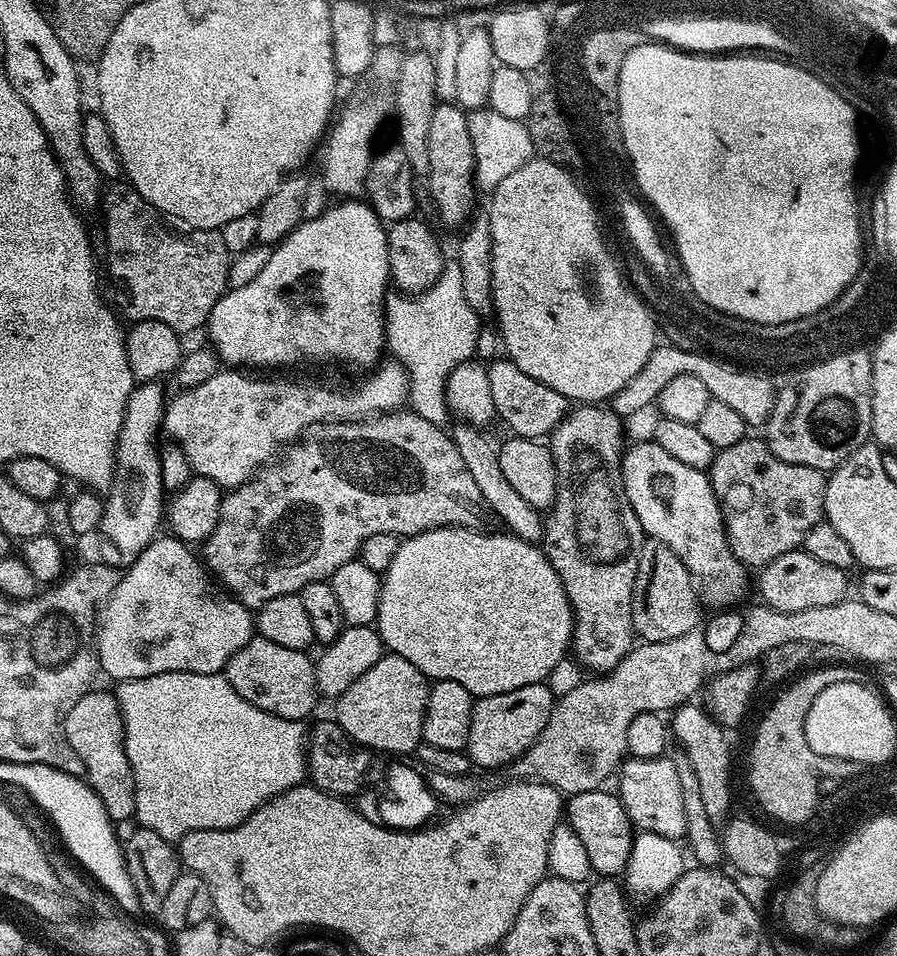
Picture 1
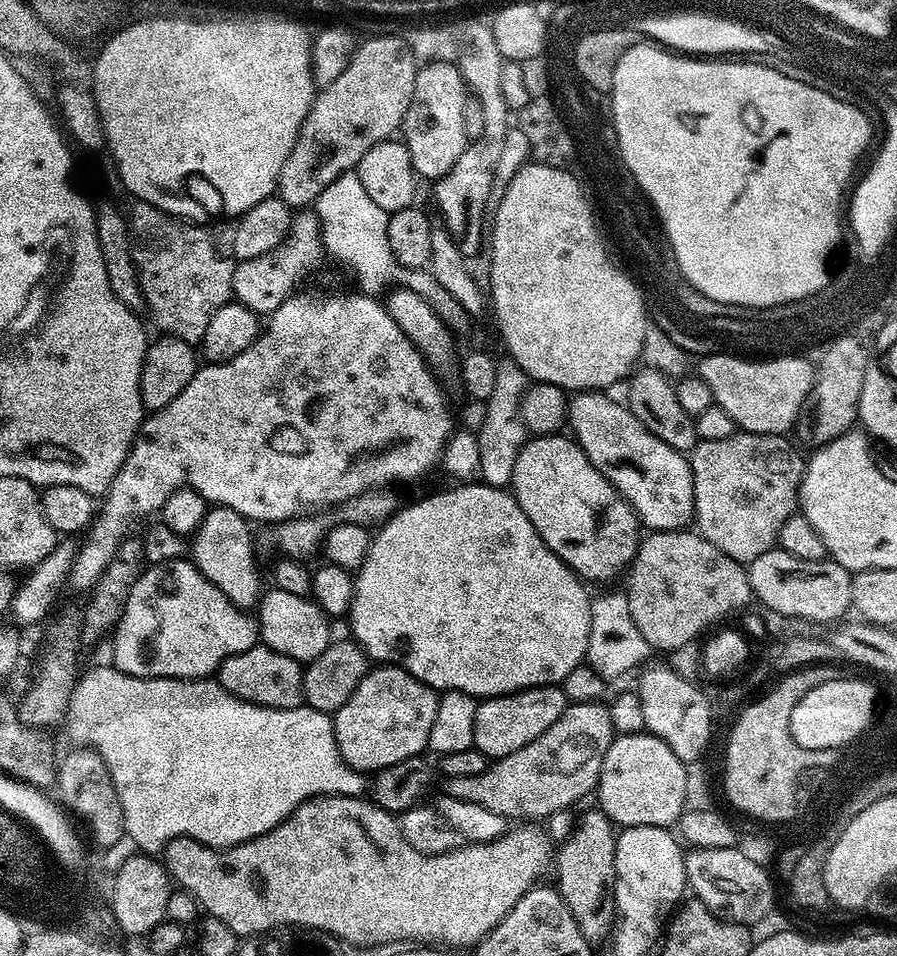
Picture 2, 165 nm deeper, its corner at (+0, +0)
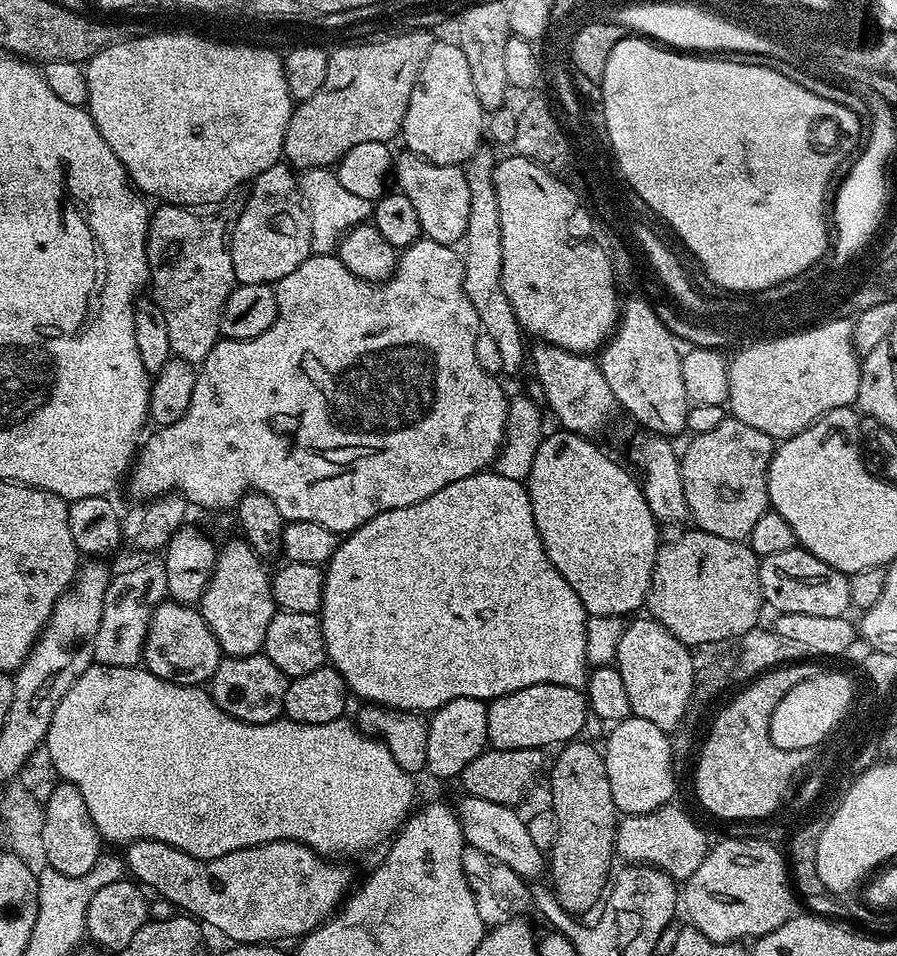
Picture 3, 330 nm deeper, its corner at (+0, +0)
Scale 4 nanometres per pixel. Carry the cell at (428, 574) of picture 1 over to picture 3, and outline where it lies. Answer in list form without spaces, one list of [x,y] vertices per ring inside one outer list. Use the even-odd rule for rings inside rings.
[[[495,470],[475,472],[470,474],[470,478],[458,478],[458,482],[450,482],[450,486],[438,490],[438,494],[430,494],[430,498],[414,506],[386,510],[370,518],[370,522],[361,528],[347,533],[337,543],[336,552],[324,568],[324,597],[318,615],[331,667],[342,674],[349,693],[355,699],[357,696],[364,700],[360,702],[372,706],[395,708],[397,712],[431,714],[454,698],[478,698],[491,702],[526,686],[557,684],[583,689],[588,683],[590,665],[586,656],[586,630],[589,615],[578,594],[570,590],[570,582],[558,574],[542,546],[527,487],[521,481],[504,478]]]

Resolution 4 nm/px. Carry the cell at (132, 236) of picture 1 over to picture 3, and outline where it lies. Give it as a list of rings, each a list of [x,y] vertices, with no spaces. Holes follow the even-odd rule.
[[[161,203],[159,206],[151,209],[148,218],[148,237],[146,238],[146,254],[148,255],[148,275],[150,277],[151,287],[156,287],[157,292],[154,293],[156,305],[162,310],[162,315],[166,317],[166,334],[170,334],[170,346],[172,347],[173,356],[181,356],[186,362],[194,365],[201,365],[206,358],[206,354],[210,354],[210,350],[221,339],[220,334],[220,311],[226,302],[226,298],[236,287],[236,275],[234,274],[234,266],[232,265],[232,253],[230,251],[230,232],[224,224],[216,216],[211,216],[211,211],[197,210],[192,206],[183,204],[166,204]]]

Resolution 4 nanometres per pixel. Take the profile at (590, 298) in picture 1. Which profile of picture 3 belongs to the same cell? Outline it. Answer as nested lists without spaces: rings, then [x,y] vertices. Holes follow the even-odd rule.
[[[509,154],[505,160],[503,157],[497,163],[492,181],[496,187],[496,197],[498,198],[498,218],[502,222],[502,290],[506,294],[506,298],[510,298],[510,306],[514,306],[514,314],[518,318],[520,327],[524,329],[529,337],[540,336],[536,338],[550,344],[556,344],[559,348],[568,348],[571,352],[592,354],[603,349],[604,345],[608,343],[609,336],[616,331],[618,323],[618,300],[616,304],[618,281],[615,273],[612,272],[610,260],[606,258],[606,255],[603,254],[595,242],[587,235],[576,237],[572,233],[576,228],[577,193],[568,187],[563,180],[556,179],[542,166],[515,154]]]

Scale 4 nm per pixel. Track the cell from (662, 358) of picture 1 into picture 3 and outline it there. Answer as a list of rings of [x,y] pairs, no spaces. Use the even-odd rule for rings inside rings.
[[[851,319],[831,320],[829,324],[820,324],[816,328],[805,328],[800,334],[790,334],[789,336],[776,337],[773,340],[760,341],[757,344],[748,344],[735,353],[736,357],[728,360],[728,403],[731,415],[737,420],[746,422],[746,426],[754,426],[766,434],[770,434],[773,441],[783,442],[791,436],[797,436],[802,430],[806,430],[818,418],[822,418],[830,410],[835,408],[847,408],[856,404],[858,394],[858,382],[860,381],[861,357],[858,355],[854,342],[852,341]]]

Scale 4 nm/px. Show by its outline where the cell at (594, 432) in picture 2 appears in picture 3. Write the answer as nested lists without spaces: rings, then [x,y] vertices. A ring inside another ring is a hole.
[[[540,342],[537,345],[533,352],[531,349],[530,364],[536,367],[536,380],[544,387],[548,408],[560,423],[557,425],[565,432],[576,432],[589,438],[599,437],[599,432],[606,431],[618,413],[614,390],[610,390],[610,385],[606,383],[606,374],[602,374],[599,363],[591,355],[571,352],[556,344]]]

